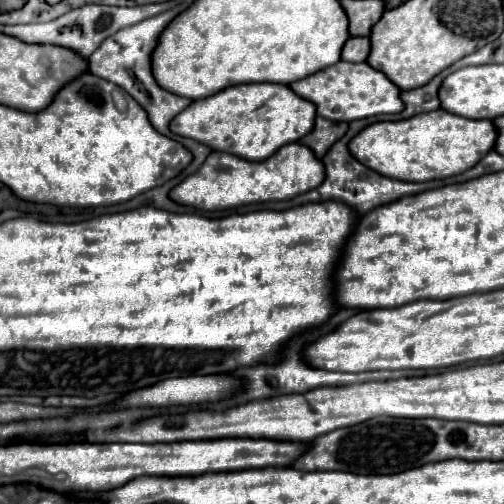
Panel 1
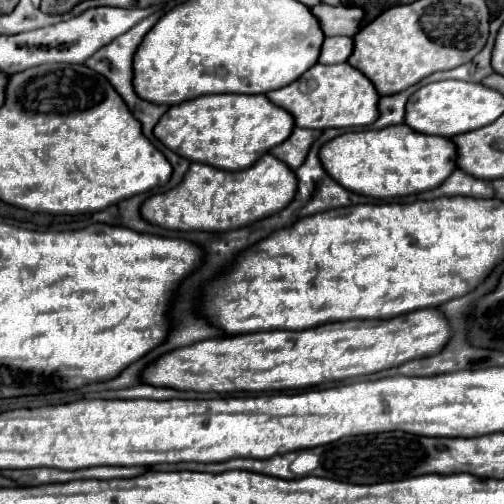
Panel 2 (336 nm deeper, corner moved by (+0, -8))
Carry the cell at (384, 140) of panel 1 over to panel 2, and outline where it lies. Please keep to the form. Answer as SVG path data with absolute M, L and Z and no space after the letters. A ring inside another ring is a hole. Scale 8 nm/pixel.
M407 124L383 130L345 132L319 150L325 172L349 192L371 198L409 196L437 188L455 170L455 144L449 138L419 134Z

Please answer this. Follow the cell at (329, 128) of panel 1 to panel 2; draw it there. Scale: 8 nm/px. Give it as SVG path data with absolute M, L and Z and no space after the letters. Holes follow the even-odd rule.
M297 126L297 128L293 128L291 136L283 144L271 148L269 154L275 156L277 160L285 162L291 170L295 170L295 168L299 168L299 164L303 164L307 152L309 152L309 146L319 138L319 134L321 134L319 130L307 130L307 128Z

